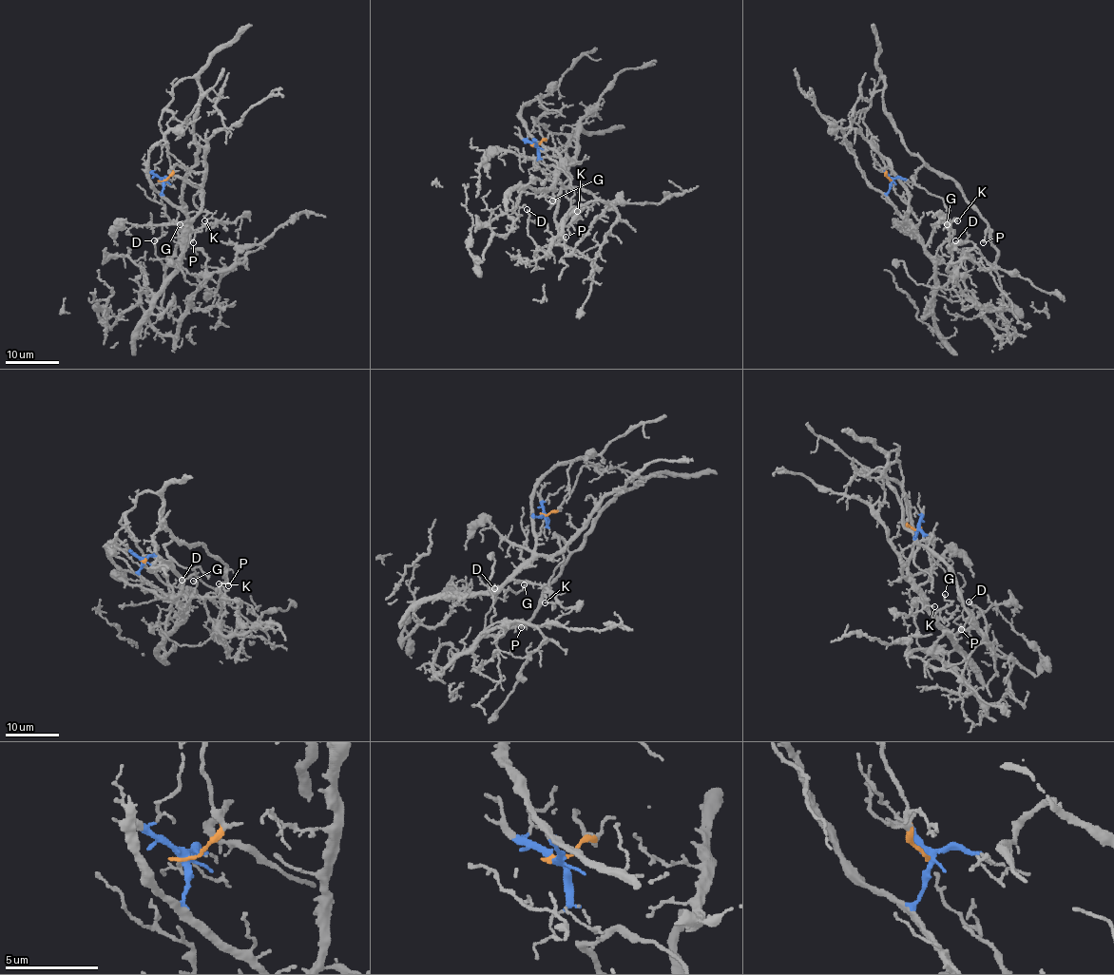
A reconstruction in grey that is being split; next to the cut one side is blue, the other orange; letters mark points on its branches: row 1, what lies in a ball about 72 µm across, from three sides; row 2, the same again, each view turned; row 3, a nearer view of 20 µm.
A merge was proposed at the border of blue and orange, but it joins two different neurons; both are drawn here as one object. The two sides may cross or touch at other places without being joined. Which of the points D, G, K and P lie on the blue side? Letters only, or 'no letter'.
G, K

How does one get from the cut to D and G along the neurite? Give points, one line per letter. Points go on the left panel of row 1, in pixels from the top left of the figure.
D: (162, 180), (172, 166), (162, 109), (194, 77), (186, 222), (164, 265), (154, 241)
G: (162, 180), (162, 193), (186, 216), (187, 241), (181, 256), (183, 251), (178, 235), (182, 228), (179, 224)

